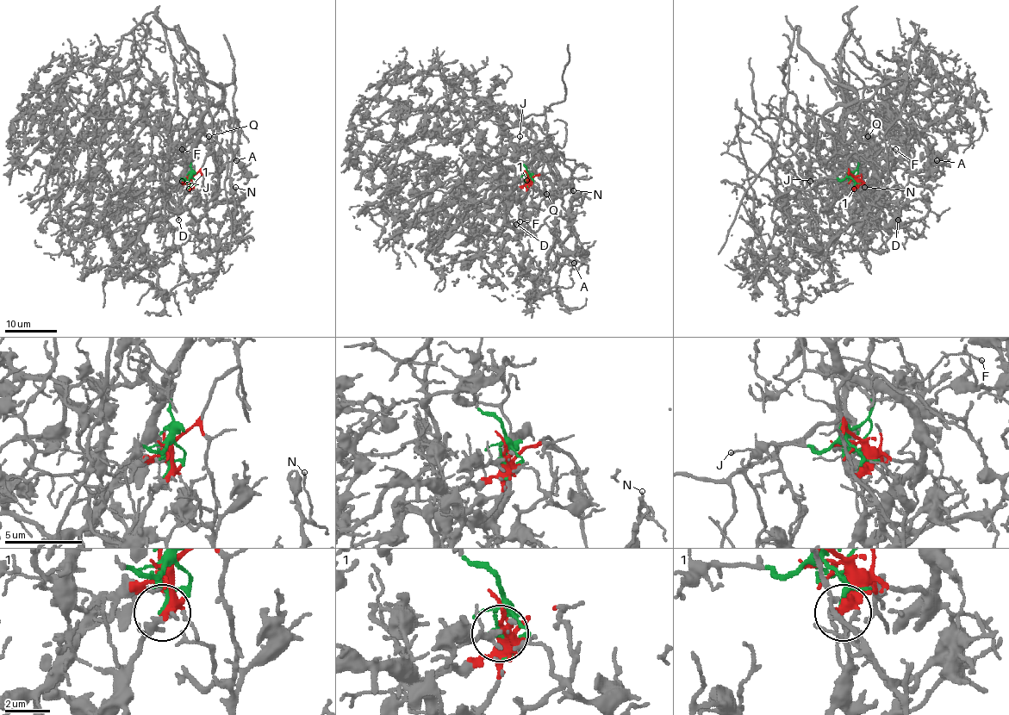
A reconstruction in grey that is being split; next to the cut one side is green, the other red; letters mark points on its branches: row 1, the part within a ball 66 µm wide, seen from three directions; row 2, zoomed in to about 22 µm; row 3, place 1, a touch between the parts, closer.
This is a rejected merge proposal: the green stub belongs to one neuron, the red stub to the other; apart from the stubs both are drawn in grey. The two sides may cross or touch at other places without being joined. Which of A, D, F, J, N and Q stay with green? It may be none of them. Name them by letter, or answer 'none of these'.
F, J

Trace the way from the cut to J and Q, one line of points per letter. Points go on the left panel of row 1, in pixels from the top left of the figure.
J: (189, 177), (189, 179), (179, 178), (182, 181)
Q: (189, 177), (213, 151), (212, 145), (207, 143), (209, 137)

